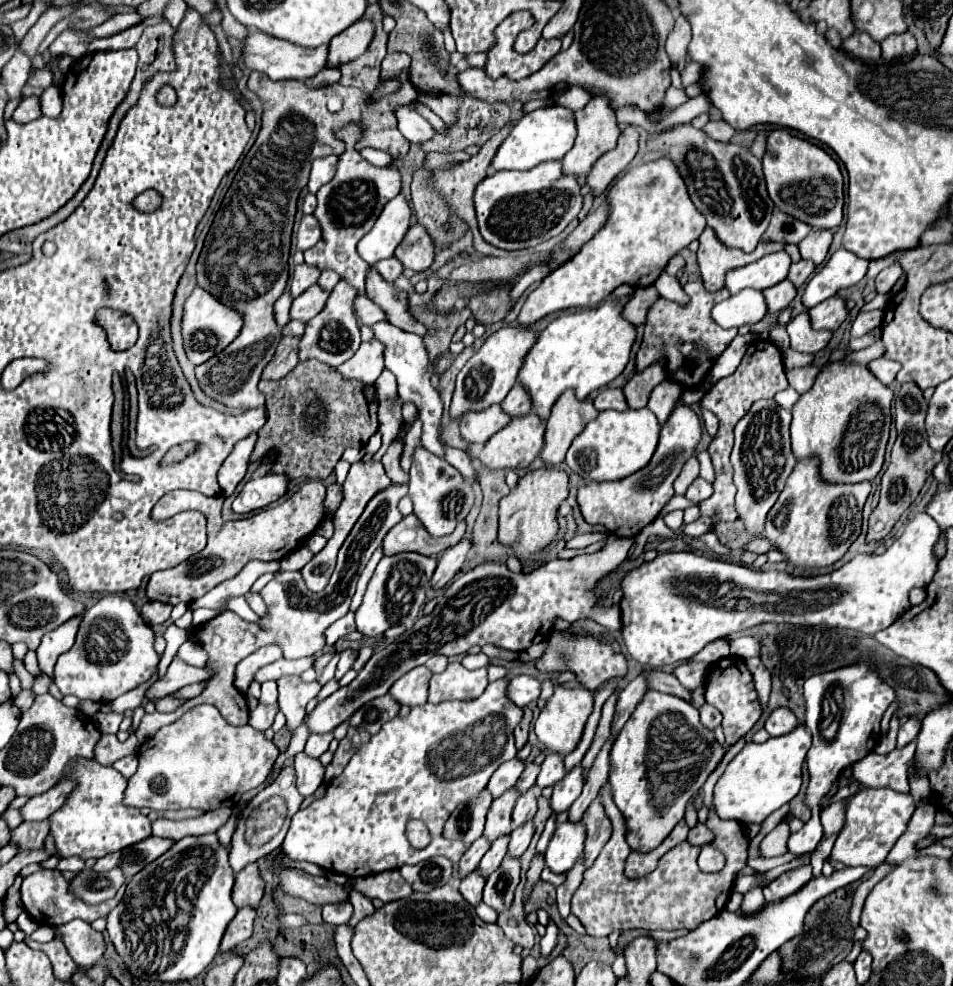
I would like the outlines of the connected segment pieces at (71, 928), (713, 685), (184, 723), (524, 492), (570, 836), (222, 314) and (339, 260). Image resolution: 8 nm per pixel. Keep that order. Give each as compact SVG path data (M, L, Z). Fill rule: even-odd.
M74 919L70 923L54 927L54 933L56 937L62 939L70 957L76 961L76 965L88 967L102 959L102 953L104 953L102 933L94 931L86 921Z
M720 661L710 665L704 697L706 697L706 703L714 705L722 713L722 717L724 717L722 719L722 729L724 729L728 745L734 745L742 735L746 735L762 715L758 695L756 695L756 689L754 689L754 677L738 661L730 663L726 669L722 669L722 673L720 673Z
M214 705L192 707L178 721L162 727L154 737L144 741L138 751L138 771L128 779L124 803L154 811L184 807L212 811L220 809L220 805L234 807L246 791L266 781L280 753L262 731L250 725L228 725Z
M542 467L542 469L530 471L528 475L524 475L518 481L516 489L512 489L500 501L500 531L498 531L500 543L510 547L510 551L516 559L528 559L536 551L542 551L558 535L558 507L560 507L562 501L566 501L566 497L568 497L568 475L564 471L554 469L554 467Z
M564 821L558 823L548 849L546 849L546 867L554 873L566 873L572 869L576 859L584 851L586 827L582 821Z
M196 287L192 295L186 299L184 313L182 313L182 339L184 339L184 351L190 363L200 365L210 357L214 357L216 353L220 353L230 341L234 341L240 327L242 327L242 317L238 311L222 305L202 287Z
M346 147L346 151L338 157L334 179L320 187L320 191L316 193L318 207L314 211L314 217L320 221L322 239L312 249L304 251L306 265L318 267L320 271L334 269L340 279L348 281L348 285L358 289L358 295L364 295L364 277L368 275L370 265L362 261L356 253L356 243L372 229L384 205L392 197L396 197L398 191L400 173L396 167L374 167L366 159L362 159L354 147Z

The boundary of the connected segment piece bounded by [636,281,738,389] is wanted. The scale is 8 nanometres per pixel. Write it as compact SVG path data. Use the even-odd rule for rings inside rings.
M688 281L684 285L684 293L690 297L686 305L668 301L664 297L658 297L654 301L654 305L646 315L646 329L644 329L640 349L636 353L636 361L638 361L638 371L642 371L650 363L654 363L660 355L664 355L670 379L692 389L702 383L702 377L708 373L708 369L714 365L720 353L728 347L728 343L736 337L738 329L722 329L710 317L710 309L718 301L730 295L726 289L708 293L702 281Z

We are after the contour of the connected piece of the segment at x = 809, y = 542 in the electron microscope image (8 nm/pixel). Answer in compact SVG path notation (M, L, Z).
M798 461L786 481L774 509L766 519L766 537L780 553L786 555L788 565L812 569L826 567L840 561L858 539L862 529L862 507L870 495L870 483L830 485L818 477L818 461Z

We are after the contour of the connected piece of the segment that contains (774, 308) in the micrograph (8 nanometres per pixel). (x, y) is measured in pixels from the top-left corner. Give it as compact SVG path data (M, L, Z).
M786 279L786 281L780 281L776 283L776 287L768 287L762 291L764 299L766 299L766 305L768 305L768 313L778 313L782 309L786 309L790 305L790 301L794 299L796 295L796 289L794 285Z

